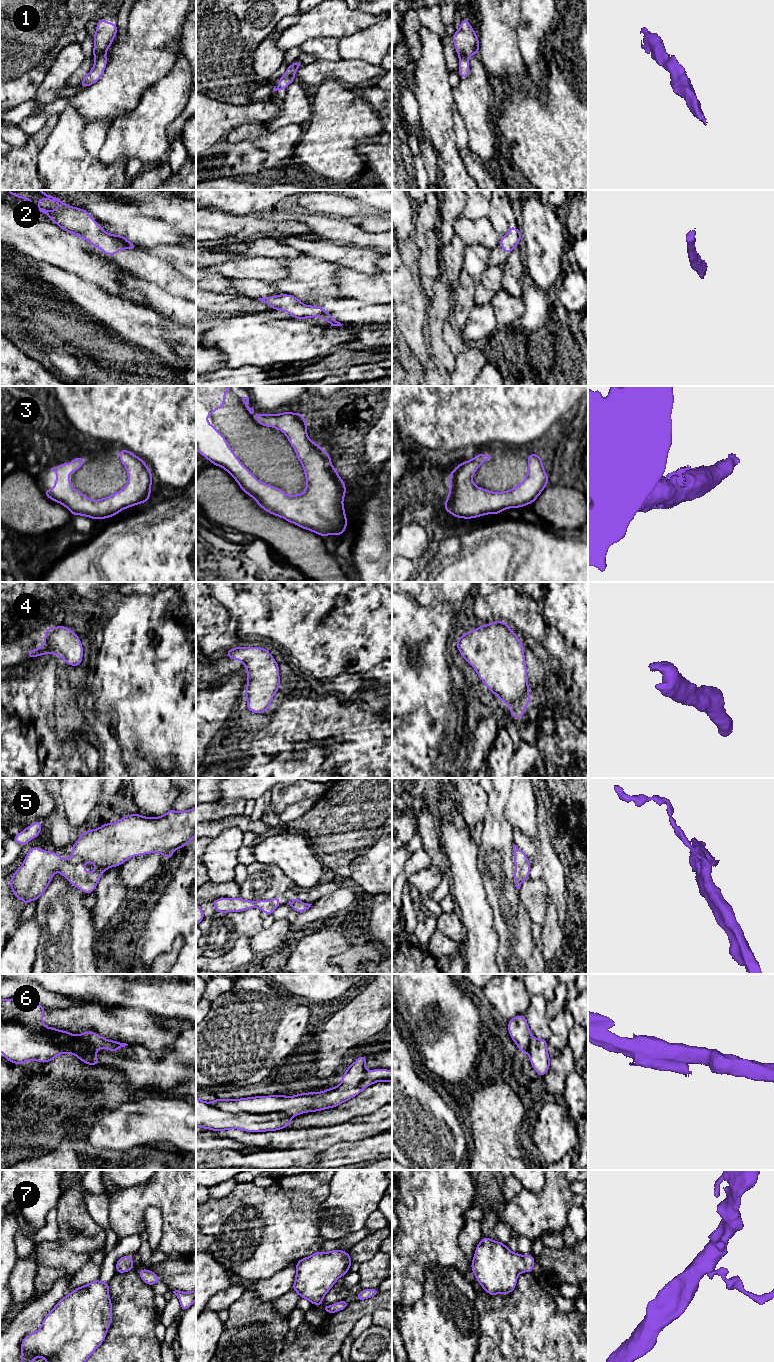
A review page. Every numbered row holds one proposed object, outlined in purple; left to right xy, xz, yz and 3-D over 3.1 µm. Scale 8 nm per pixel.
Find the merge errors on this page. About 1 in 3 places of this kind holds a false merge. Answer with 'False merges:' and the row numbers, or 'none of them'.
False merges: 6

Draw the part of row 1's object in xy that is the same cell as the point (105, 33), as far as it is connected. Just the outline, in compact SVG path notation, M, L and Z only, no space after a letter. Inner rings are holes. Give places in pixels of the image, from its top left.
M102 17L98 20L96 32L93 35L93 57L95 58L95 62L91 71L82 79L80 84L82 88L96 83L103 76L107 66L105 54L117 35L117 30L118 27L115 23L106 22Z

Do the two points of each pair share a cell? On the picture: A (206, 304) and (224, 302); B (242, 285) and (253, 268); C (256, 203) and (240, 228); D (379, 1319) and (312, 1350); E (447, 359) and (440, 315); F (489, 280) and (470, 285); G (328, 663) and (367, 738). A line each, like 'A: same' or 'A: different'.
A: same
B: different
C: different
D: different
E: same
F: different
G: different

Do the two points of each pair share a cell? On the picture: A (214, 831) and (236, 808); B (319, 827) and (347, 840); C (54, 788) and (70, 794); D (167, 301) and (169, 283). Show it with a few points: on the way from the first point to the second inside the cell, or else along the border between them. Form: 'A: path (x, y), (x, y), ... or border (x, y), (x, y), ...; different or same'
A: border (243, 814), (206, 821); different
B: path (326, 827), (334, 827), (340, 833); same
C: border (60, 788), (59, 795), (65, 813); different
D: border (147, 281), (185, 299); different

